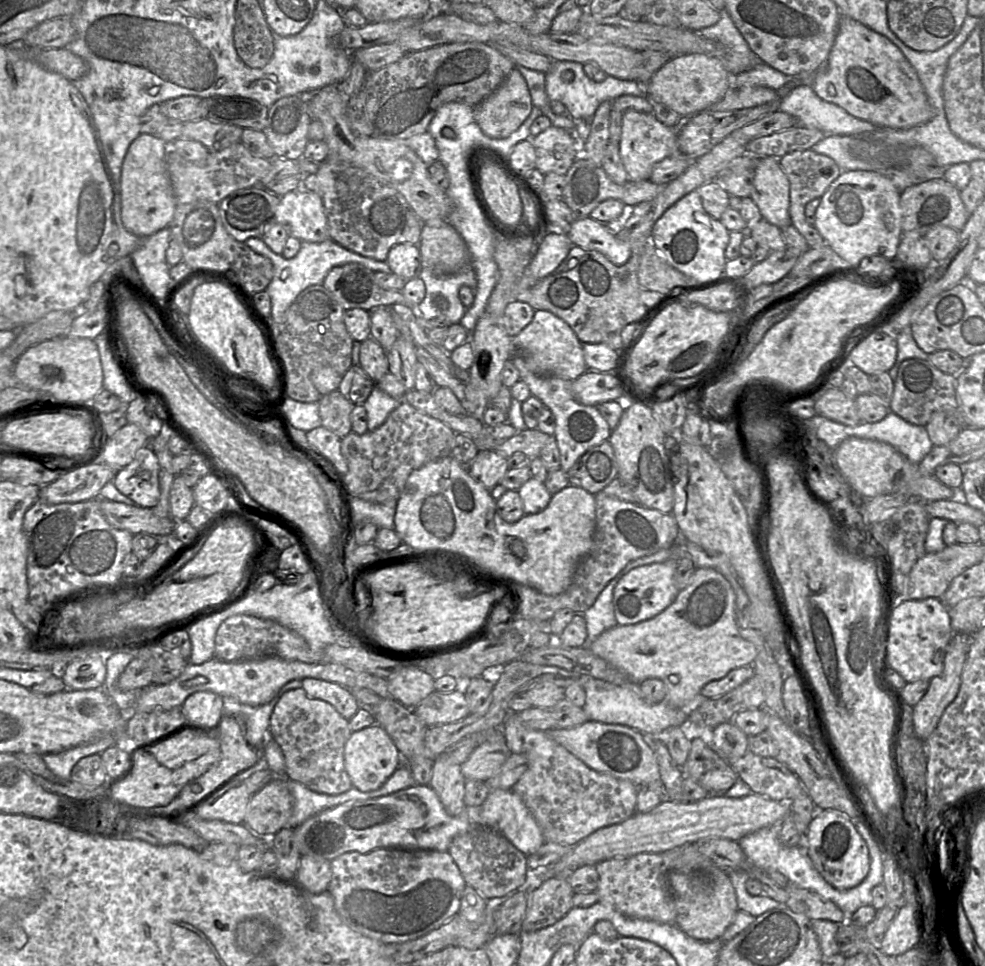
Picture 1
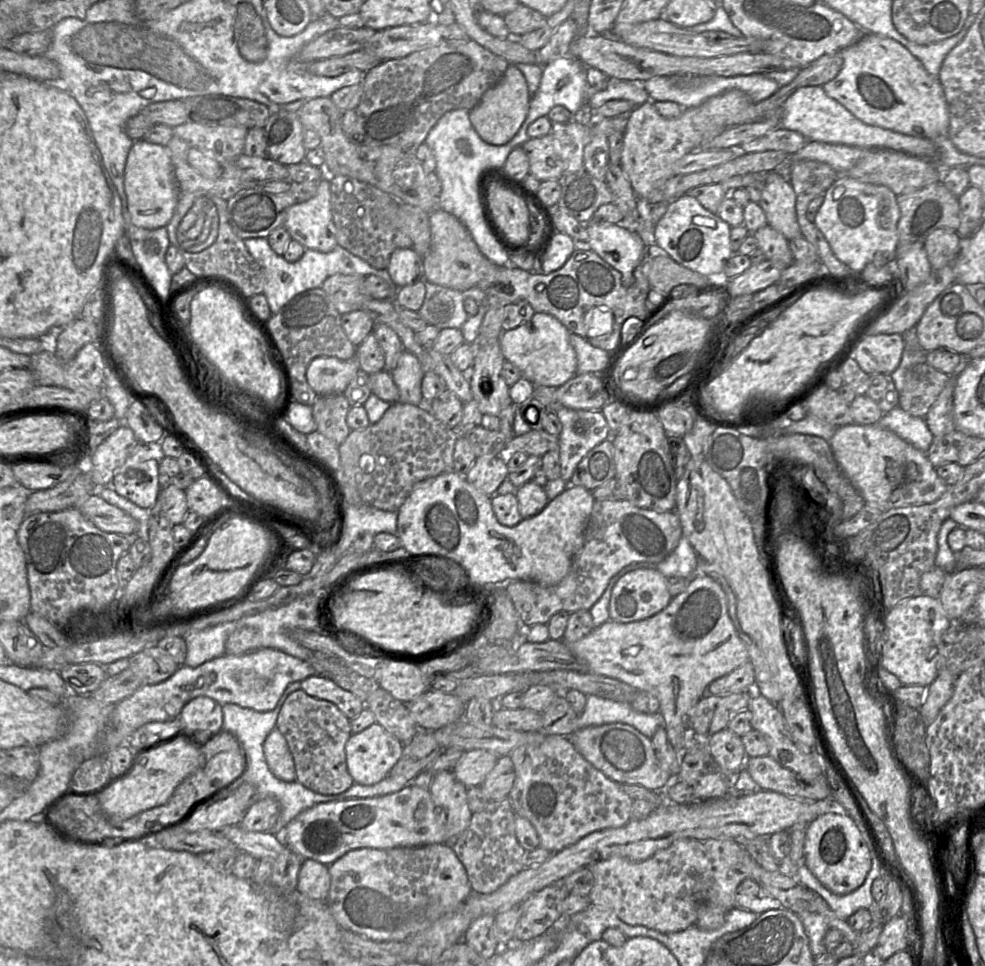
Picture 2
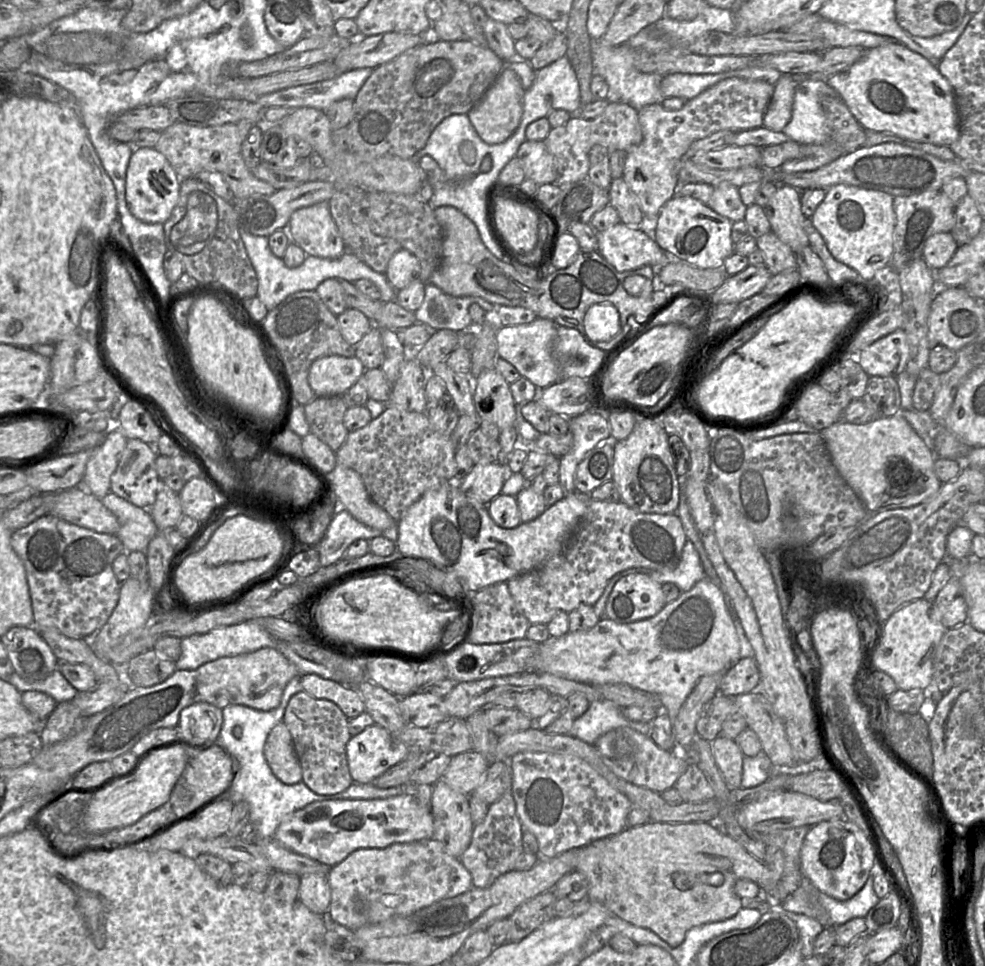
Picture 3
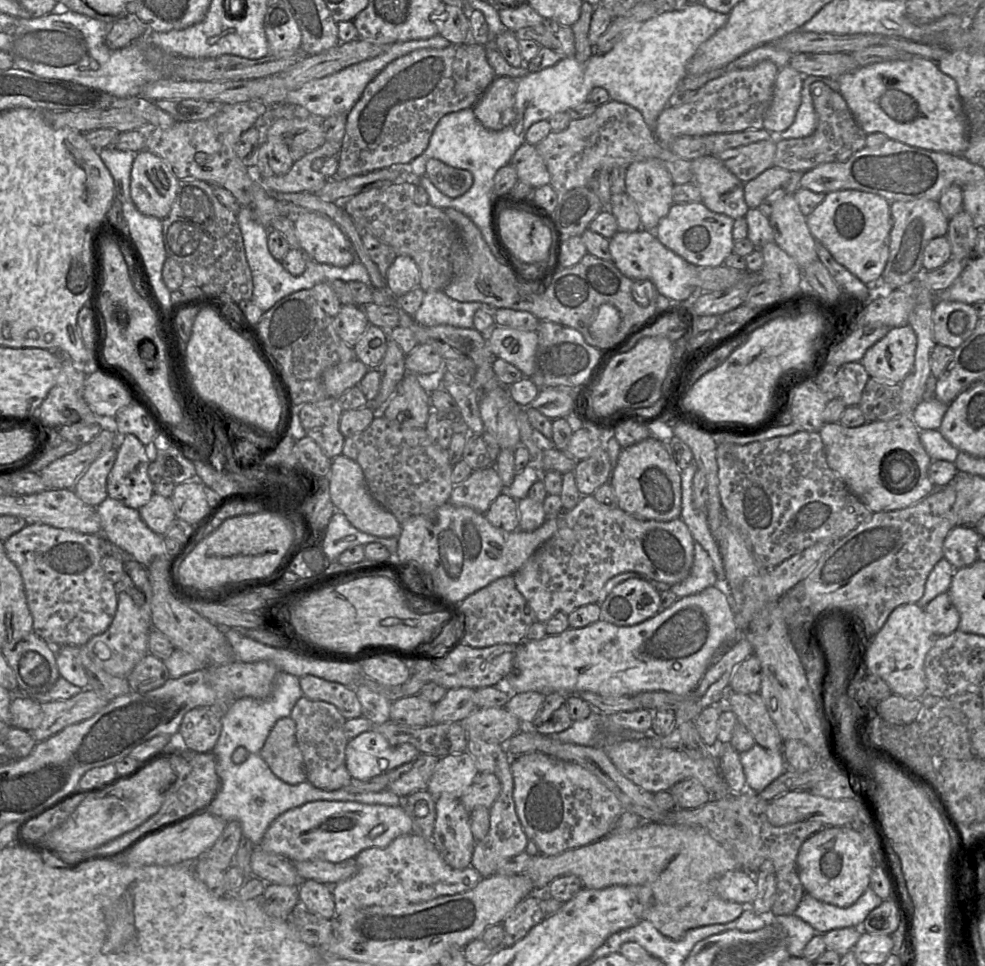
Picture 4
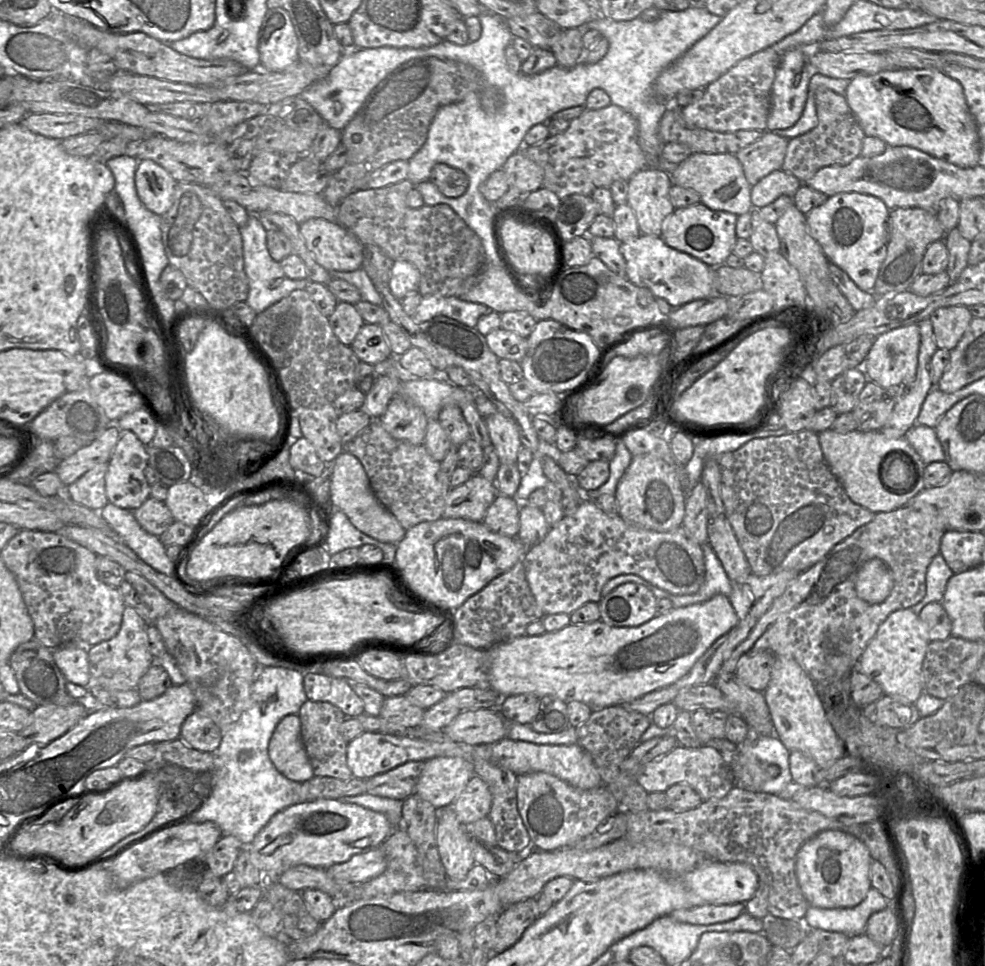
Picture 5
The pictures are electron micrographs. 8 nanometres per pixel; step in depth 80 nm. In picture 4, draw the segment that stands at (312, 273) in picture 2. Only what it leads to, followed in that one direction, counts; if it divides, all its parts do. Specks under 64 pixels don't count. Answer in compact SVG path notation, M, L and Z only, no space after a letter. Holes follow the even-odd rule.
M241 207L239 213L237 214L238 225L242 234L245 254L251 269L253 278L253 295L252 301L264 312L273 307L282 298L297 292L302 289L309 290L313 288L316 284L322 282L328 282L330 280L339 279L344 282L358 281L367 285L373 296L373 302L377 305L384 305L388 303L394 303L394 298L391 297L388 291L380 290L373 286L370 276L366 268L357 262L353 262L351 265L346 267L336 267L328 264L318 263L313 259L307 260L306 269L303 274L299 276L291 275L282 266L282 263L270 254L268 250L268 231L259 224L255 219L251 207Z

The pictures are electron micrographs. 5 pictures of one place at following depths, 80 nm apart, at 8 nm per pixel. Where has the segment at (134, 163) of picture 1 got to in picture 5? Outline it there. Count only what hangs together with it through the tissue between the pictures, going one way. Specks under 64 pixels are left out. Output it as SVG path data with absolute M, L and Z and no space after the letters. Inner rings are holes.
M141 160L135 174L137 194L153 213L164 215L174 203L175 179L153 160Z

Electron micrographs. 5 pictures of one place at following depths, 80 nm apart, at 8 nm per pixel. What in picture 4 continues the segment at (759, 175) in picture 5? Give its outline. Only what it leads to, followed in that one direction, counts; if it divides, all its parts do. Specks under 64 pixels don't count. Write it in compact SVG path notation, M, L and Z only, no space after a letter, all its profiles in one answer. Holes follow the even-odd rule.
M776 138L725 150L716 156L743 183L773 167Z

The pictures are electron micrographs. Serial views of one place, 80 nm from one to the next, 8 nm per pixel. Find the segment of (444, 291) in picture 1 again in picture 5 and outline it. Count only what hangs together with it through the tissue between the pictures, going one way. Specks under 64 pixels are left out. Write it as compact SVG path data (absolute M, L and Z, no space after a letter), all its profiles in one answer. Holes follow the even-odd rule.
M437 295L422 296L412 319L420 324L437 316L446 316L471 328L475 328L480 316L490 314L492 309L486 305L463 301L459 297Z

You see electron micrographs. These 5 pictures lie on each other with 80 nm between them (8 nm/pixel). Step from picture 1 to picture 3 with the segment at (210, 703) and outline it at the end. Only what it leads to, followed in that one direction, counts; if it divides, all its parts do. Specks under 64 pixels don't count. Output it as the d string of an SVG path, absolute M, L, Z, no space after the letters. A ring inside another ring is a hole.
M196 702L180 712L178 741L197 748L217 742L223 724L222 709L207 702Z

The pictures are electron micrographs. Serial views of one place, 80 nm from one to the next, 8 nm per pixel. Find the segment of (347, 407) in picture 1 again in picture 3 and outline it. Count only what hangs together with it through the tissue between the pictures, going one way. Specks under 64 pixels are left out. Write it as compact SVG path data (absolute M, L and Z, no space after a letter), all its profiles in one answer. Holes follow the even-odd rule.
M341 396L317 397L304 405L310 433L336 452L344 443L348 431L343 424L347 406Z

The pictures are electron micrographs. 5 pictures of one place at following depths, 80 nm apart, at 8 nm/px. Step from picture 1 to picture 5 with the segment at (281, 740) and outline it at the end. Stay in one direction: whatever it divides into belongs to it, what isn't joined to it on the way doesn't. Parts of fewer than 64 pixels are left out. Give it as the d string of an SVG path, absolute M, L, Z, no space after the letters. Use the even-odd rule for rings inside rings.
M306 700L297 714L301 723L302 741L313 768L314 776L332 777L348 780L352 773L346 763L347 744L342 738L339 728L346 716L342 711L328 703Z

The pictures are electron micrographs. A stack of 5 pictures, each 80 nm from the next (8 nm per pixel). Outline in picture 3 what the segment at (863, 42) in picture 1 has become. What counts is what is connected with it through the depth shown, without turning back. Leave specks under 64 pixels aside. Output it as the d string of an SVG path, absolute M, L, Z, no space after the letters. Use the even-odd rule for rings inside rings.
M900 42L864 49L863 57L827 80L865 130L889 132L904 141L948 146L960 136L953 88L935 66Z

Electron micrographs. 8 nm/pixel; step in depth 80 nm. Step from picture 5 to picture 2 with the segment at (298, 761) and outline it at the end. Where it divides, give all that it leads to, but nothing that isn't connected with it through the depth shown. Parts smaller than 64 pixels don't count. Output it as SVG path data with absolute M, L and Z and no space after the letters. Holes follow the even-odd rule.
M274 728L264 741L264 754L272 773L287 782L297 780L293 755L284 735Z

